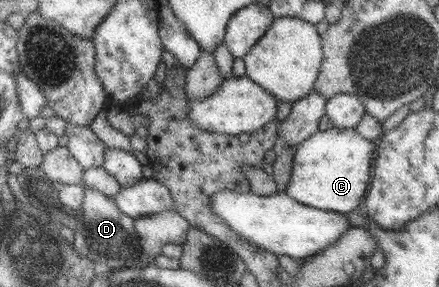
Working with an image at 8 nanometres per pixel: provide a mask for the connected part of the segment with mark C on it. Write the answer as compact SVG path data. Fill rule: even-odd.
M331 127L315 131L294 149L291 176L287 180L285 193L307 207L346 214L359 211L361 201L371 177L375 142L358 135L353 128L338 129Z

